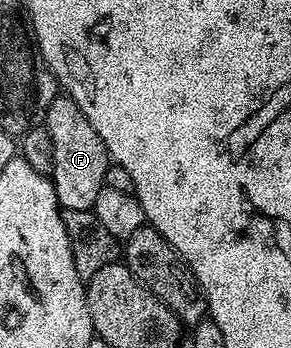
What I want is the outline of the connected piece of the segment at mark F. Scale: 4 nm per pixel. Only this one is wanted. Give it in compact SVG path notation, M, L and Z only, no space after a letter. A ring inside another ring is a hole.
M65 93L55 94L54 100L46 110L44 126L48 129L48 137L52 137L52 161L54 162L52 182L56 189L59 207L68 211L91 210L100 189L106 186L106 170L112 162L104 141L100 141L100 133L92 129L80 105L76 105L76 101L72 101Z

